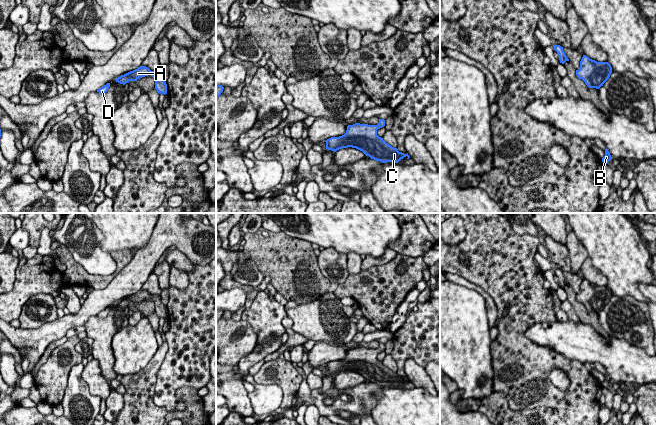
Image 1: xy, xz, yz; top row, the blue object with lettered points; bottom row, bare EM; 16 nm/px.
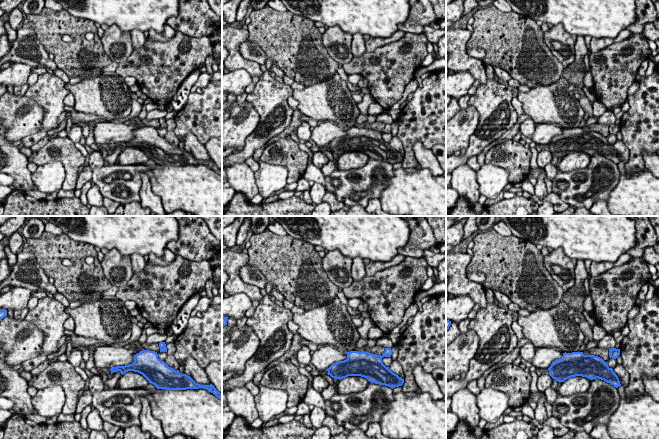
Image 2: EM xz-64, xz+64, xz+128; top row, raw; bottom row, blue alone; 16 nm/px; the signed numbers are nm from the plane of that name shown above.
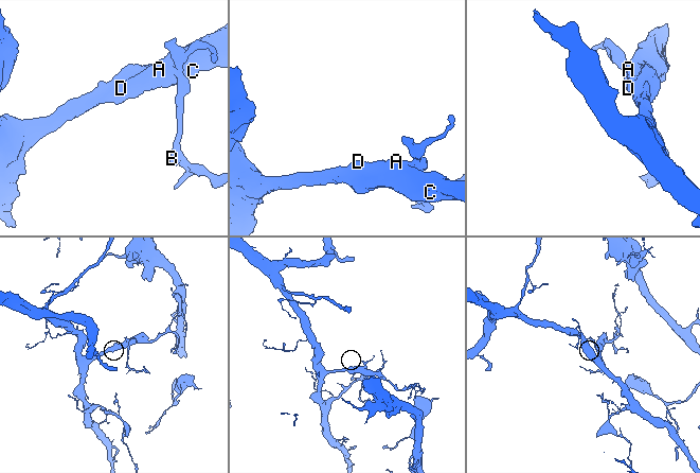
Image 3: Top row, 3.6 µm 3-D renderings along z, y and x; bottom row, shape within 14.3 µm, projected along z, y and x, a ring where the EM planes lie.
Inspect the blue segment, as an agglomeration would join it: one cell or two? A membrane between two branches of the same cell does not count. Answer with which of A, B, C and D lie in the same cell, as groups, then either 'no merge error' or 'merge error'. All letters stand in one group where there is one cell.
A B C D | no merge error

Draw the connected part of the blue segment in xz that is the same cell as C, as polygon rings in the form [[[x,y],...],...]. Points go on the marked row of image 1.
[[[379,119],[377,125],[368,125],[355,123],[348,125],[346,133],[339,137],[331,137],[327,139],[326,149],[336,152],[342,148],[356,148],[362,151],[371,159],[382,163],[395,162],[398,163],[404,157],[410,158],[407,154],[399,152],[397,148],[386,143],[383,138],[377,135],[377,130],[385,126],[385,120]]]

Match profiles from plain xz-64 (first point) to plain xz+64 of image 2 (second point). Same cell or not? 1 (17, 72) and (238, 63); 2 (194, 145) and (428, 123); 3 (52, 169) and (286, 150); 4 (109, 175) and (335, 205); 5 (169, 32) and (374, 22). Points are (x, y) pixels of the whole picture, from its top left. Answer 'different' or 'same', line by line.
1: different
2: different
3: different
4: different
5: different

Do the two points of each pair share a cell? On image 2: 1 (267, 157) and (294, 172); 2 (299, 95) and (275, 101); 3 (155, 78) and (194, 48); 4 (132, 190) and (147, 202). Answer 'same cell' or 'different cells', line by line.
1: same cell
2: different cells
3: same cell
4: different cells

